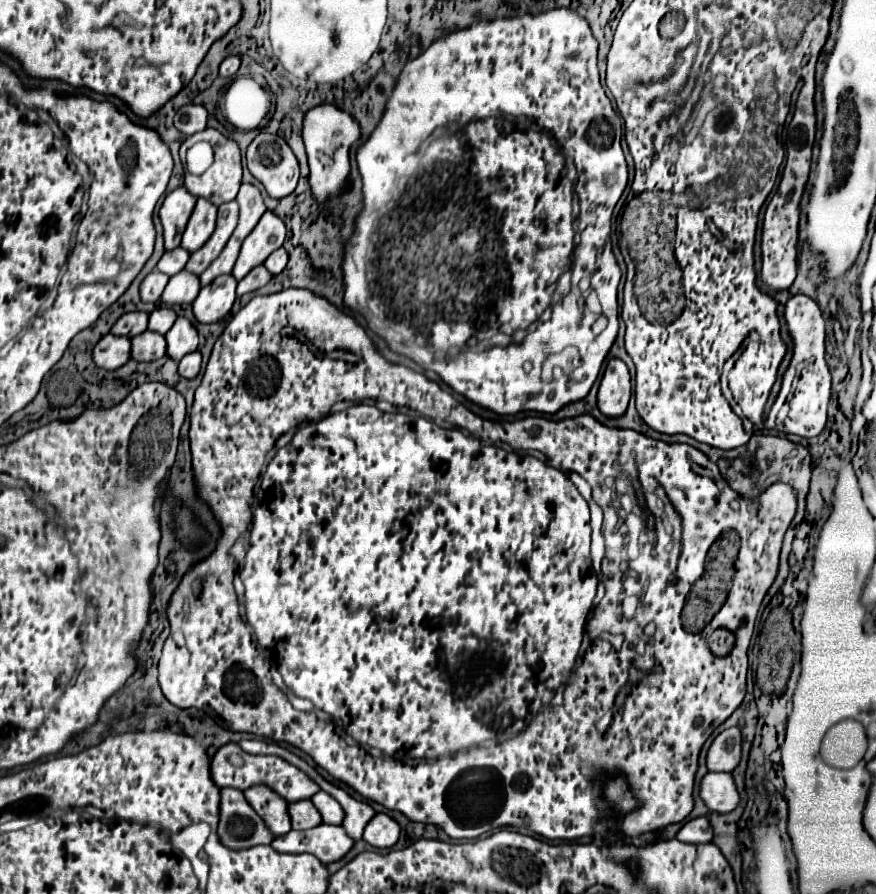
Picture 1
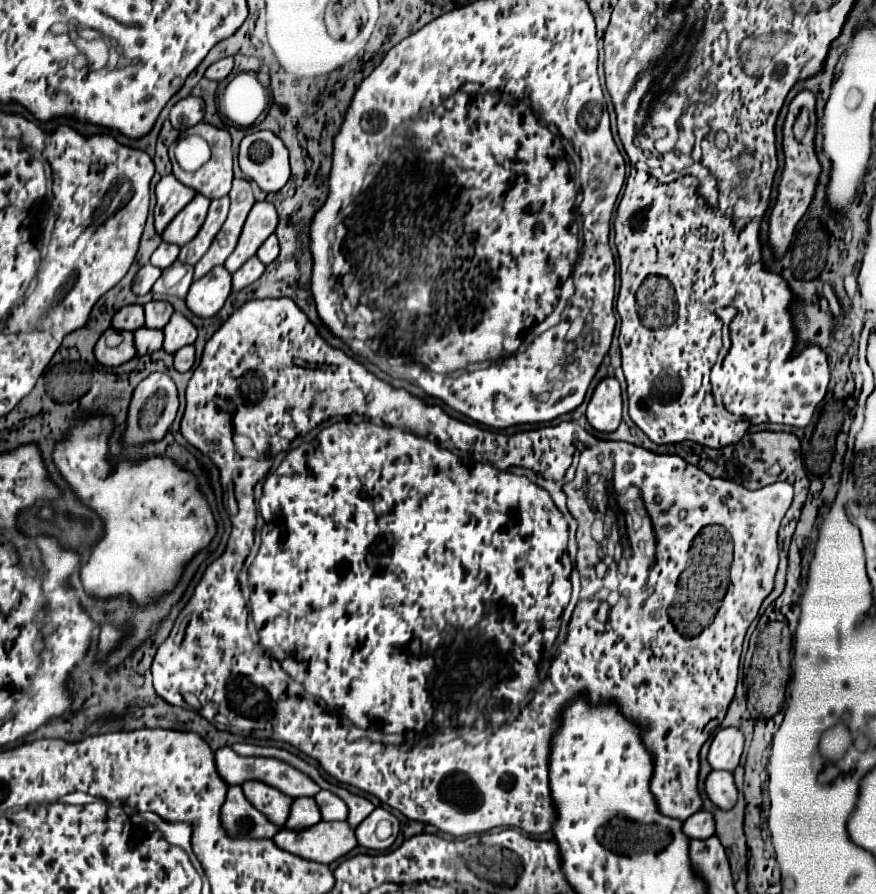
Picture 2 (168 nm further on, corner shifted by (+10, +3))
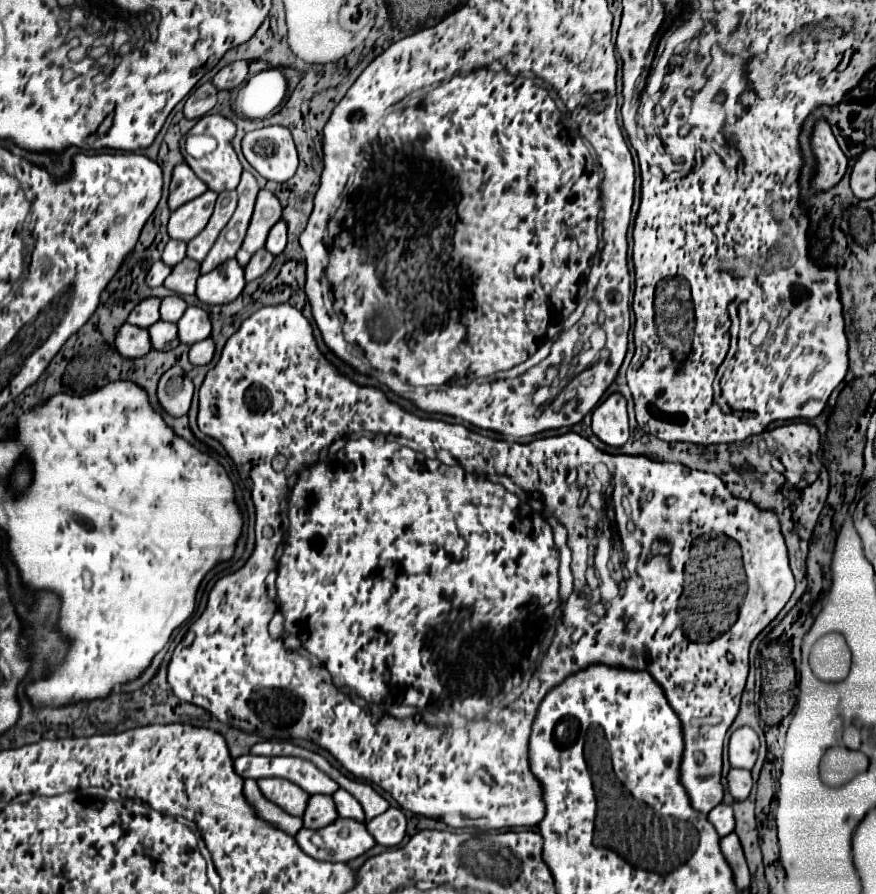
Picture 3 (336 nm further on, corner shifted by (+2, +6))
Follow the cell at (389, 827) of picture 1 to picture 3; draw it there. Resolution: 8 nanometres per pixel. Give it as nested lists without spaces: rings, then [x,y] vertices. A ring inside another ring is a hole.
[[[388,808],[384,814],[372,818],[366,828],[374,836],[376,844],[392,848],[398,846],[406,835],[407,817],[400,808]]]

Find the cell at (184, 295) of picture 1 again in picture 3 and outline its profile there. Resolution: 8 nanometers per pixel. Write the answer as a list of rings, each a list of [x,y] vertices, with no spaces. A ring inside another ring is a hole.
[[[184,258],[180,264],[172,268],[164,286],[176,294],[194,294],[198,276],[200,276],[200,264],[190,258]]]

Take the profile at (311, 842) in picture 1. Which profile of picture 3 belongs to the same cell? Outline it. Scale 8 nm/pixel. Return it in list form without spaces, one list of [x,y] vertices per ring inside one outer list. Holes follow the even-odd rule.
[[[338,818],[330,826],[320,828],[320,830],[302,828],[294,838],[308,856],[312,856],[316,860],[324,860],[324,862],[348,862],[348,860],[364,854],[366,850],[370,850],[376,844],[374,838],[368,834],[364,822],[346,820],[346,818]],[[342,828],[348,828],[348,836],[340,836]],[[314,832],[322,836],[324,848],[318,848],[312,844],[310,838]]]

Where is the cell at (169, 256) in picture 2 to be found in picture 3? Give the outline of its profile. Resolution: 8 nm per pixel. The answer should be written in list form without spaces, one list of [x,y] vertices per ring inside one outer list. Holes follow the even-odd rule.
[[[170,240],[164,248],[162,254],[162,262],[166,262],[168,266],[176,266],[178,262],[182,262],[186,258],[186,242],[180,240]]]

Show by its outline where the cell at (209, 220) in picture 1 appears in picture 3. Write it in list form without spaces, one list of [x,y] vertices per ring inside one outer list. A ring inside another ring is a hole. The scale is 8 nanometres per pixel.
[[[206,190],[202,196],[186,202],[186,204],[182,204],[182,208],[174,210],[170,216],[170,222],[168,222],[170,238],[188,242],[194,236],[198,236],[212,216],[216,196],[218,196],[216,192]]]

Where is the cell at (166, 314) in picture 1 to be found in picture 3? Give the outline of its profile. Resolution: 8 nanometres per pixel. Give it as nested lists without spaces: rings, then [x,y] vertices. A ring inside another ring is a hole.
[[[168,296],[168,298],[162,298],[162,304],[160,304],[160,318],[166,320],[166,322],[178,322],[186,310],[186,302],[180,298],[180,296]]]

